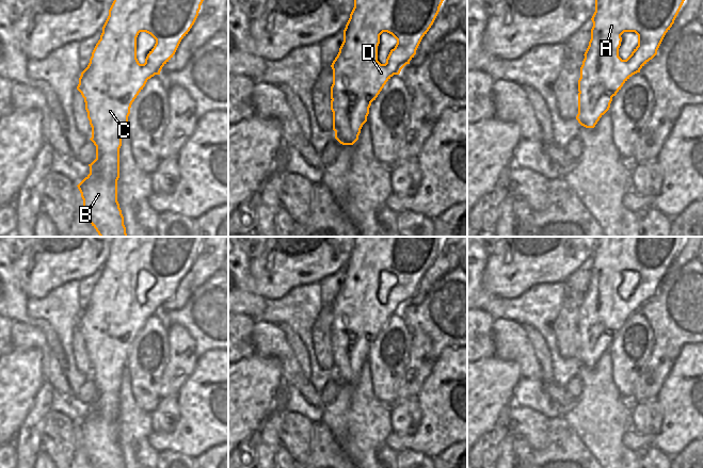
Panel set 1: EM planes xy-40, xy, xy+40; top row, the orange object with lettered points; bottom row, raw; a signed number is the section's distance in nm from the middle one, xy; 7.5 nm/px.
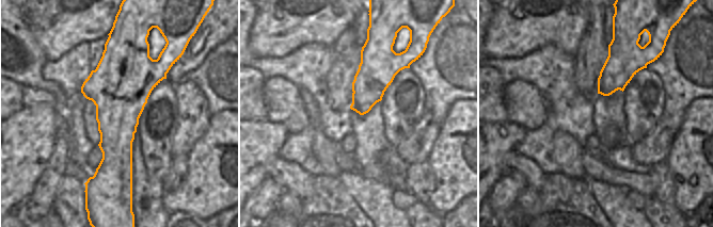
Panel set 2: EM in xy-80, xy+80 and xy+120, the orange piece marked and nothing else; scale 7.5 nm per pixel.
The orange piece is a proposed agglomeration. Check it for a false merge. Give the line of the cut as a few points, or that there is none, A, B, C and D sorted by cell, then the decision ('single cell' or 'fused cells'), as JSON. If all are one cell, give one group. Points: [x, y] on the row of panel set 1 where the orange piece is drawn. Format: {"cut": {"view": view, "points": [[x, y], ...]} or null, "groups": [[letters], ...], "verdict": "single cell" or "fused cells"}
{"cut": null, "groups": [["A", "B", "C", "D"]], "verdict": "single cell"}

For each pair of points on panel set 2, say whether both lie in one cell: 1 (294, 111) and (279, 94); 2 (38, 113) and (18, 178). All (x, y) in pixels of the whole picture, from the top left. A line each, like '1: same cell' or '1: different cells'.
1: same cell
2: same cell

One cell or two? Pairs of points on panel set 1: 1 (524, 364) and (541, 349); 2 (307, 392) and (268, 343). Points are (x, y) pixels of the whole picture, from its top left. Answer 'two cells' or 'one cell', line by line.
1: two cells
2: one cell

